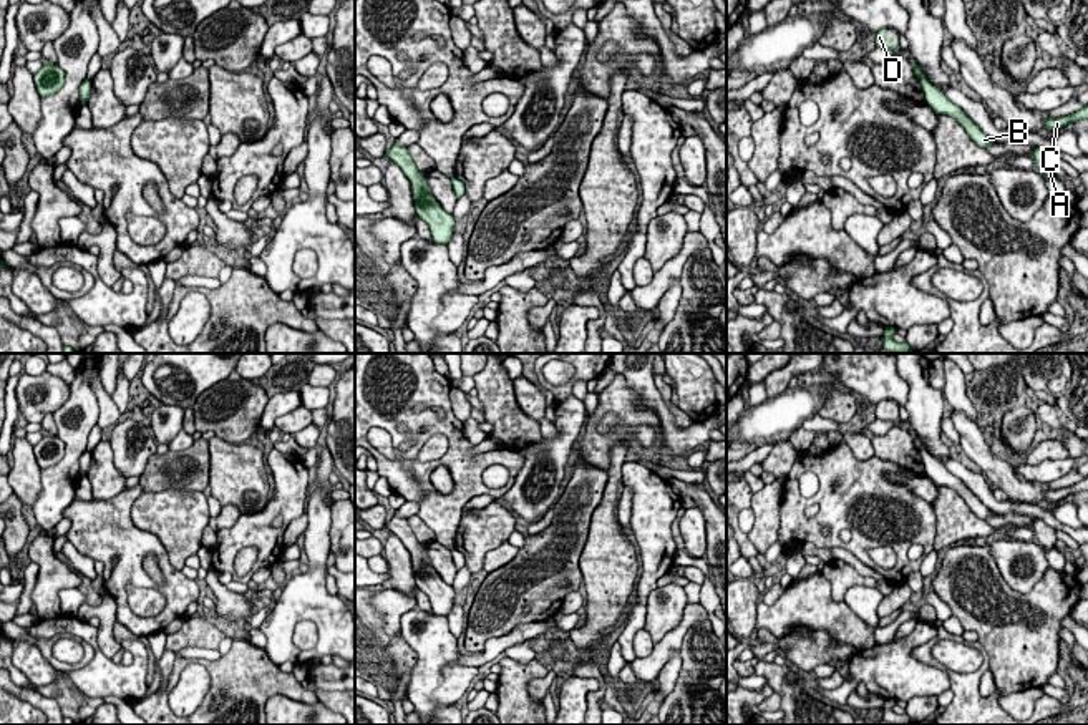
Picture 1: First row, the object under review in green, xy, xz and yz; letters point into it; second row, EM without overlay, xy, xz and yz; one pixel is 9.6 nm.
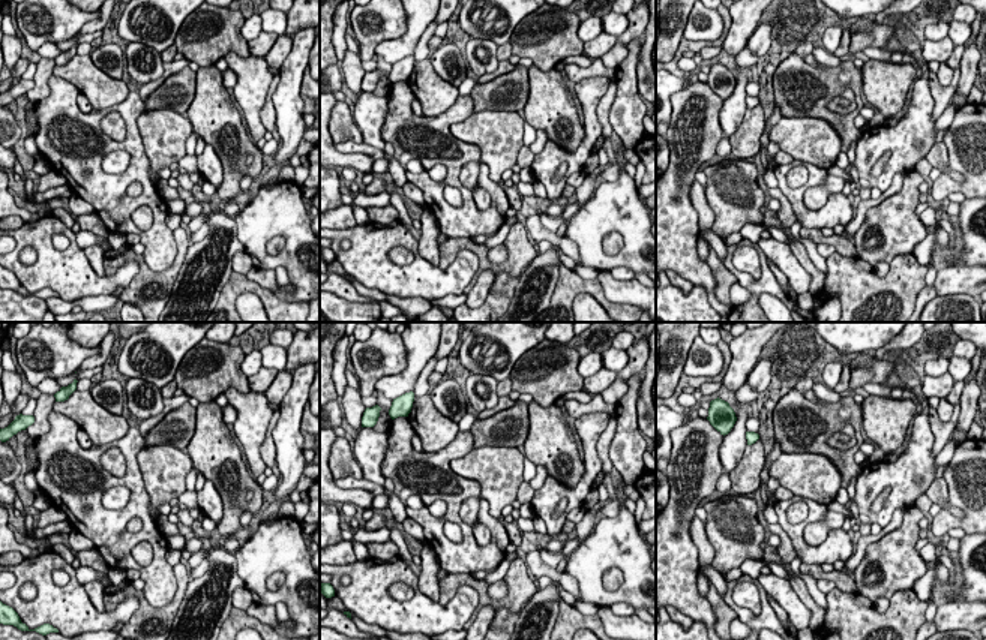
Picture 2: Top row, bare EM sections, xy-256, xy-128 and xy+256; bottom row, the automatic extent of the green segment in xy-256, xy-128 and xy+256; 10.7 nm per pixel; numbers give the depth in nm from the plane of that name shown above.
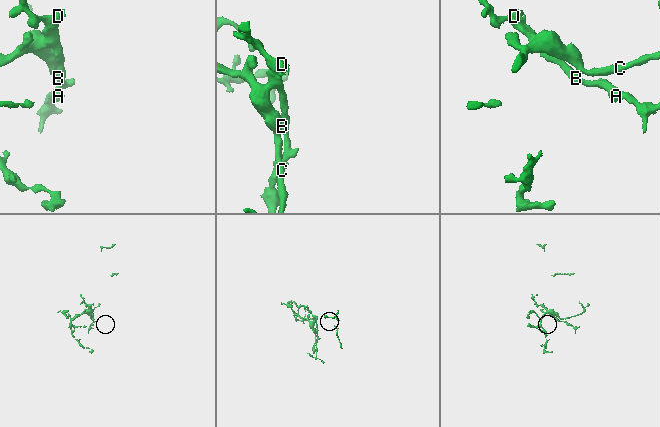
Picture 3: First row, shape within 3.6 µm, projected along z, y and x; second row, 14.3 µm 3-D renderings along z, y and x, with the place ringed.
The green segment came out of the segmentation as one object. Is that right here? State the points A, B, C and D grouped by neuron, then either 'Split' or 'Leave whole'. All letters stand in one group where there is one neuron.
Groups: A B C D. Leave whole

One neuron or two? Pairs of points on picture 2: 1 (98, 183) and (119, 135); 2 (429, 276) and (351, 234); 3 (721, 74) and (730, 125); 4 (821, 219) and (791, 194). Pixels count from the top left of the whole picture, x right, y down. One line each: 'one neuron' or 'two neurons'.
1: two neurons
2: one neuron
3: two neurons
4: one neuron

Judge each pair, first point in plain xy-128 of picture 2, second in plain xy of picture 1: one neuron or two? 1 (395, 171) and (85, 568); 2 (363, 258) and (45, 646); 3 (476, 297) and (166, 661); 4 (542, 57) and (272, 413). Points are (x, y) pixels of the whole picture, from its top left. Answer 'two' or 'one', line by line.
1: one
2: two
3: one
4: two

